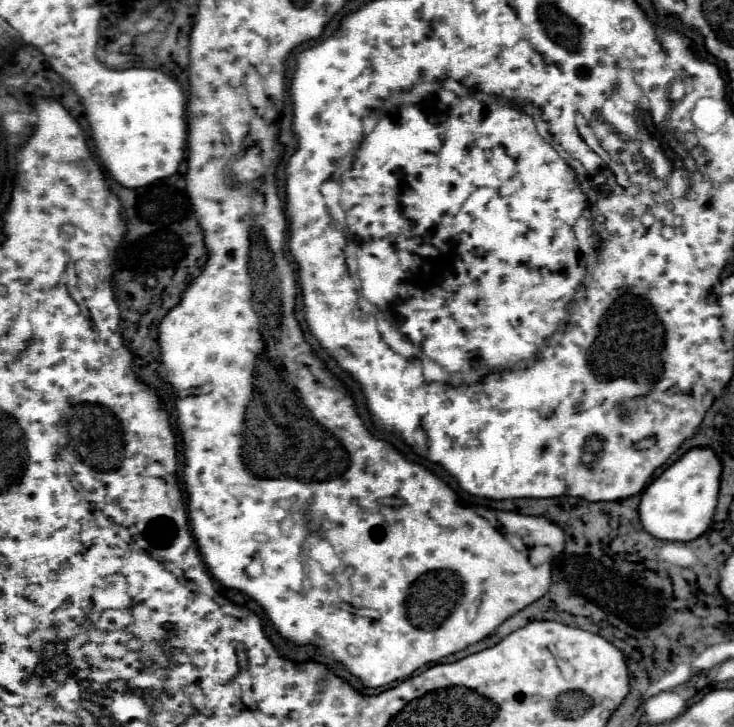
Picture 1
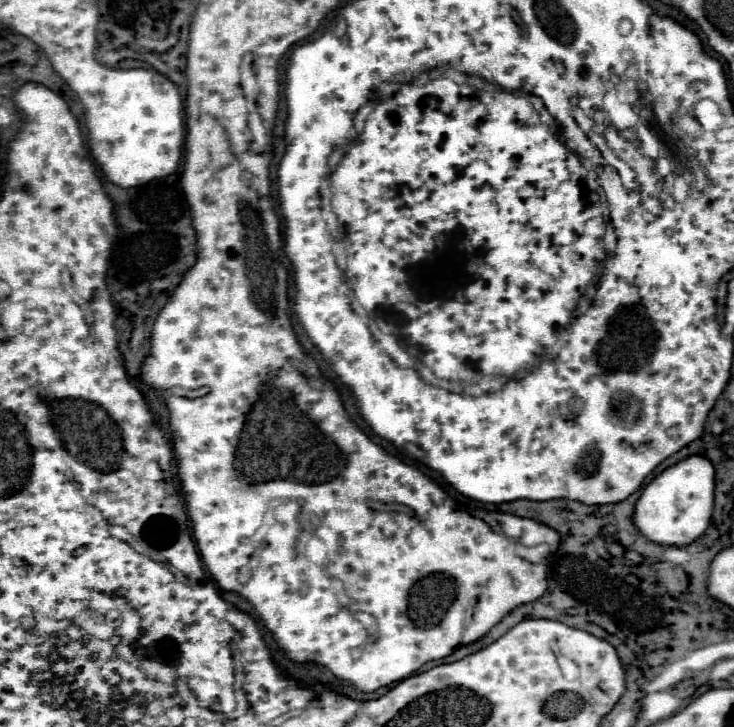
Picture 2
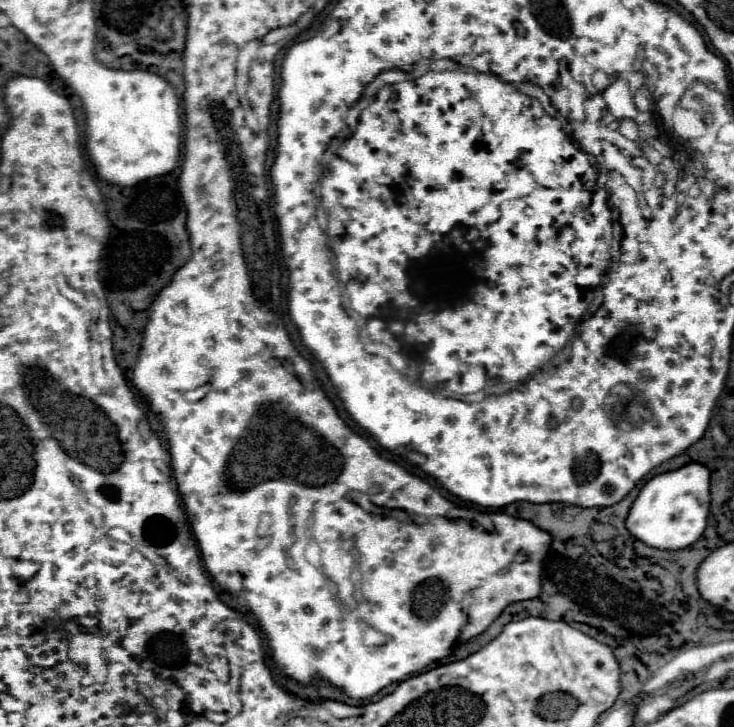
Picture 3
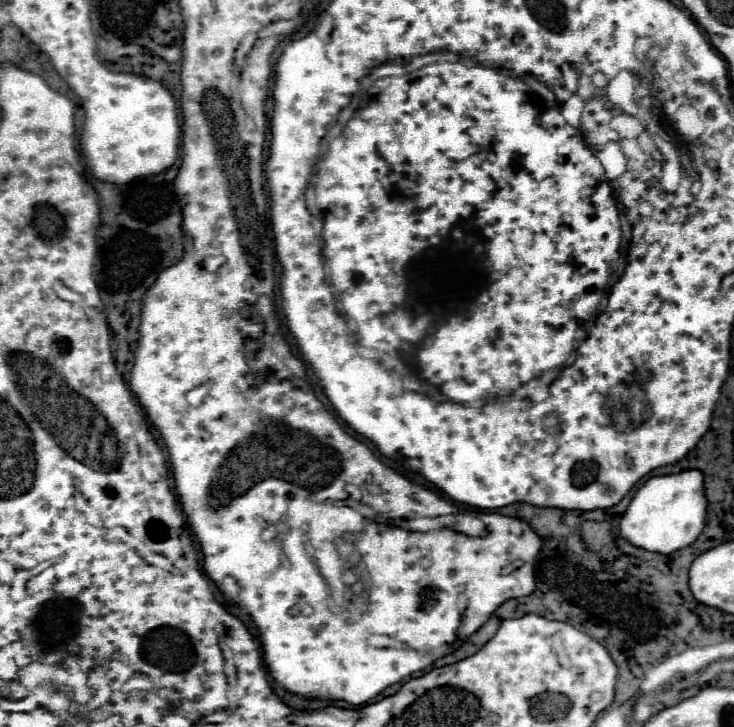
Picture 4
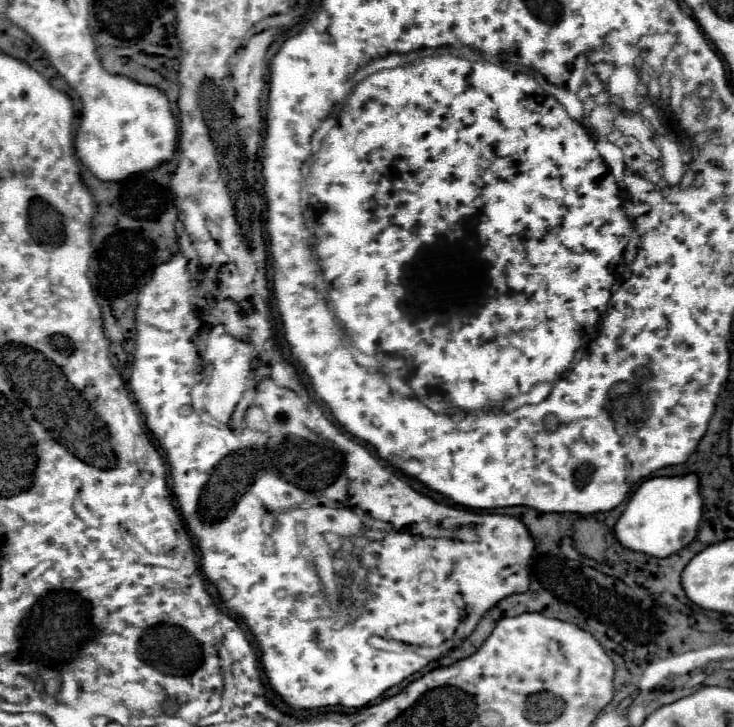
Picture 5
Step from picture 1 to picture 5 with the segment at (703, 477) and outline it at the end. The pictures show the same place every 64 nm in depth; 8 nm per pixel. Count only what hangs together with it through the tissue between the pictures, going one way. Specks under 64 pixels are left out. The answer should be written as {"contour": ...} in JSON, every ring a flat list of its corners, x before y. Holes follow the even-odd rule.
{"contour":[[694,474,676,478,650,478,644,480,632,494,622,516,614,524,614,536,626,550,642,552,654,558,668,558,696,538,700,520,702,496,698,492,698,478]]}

